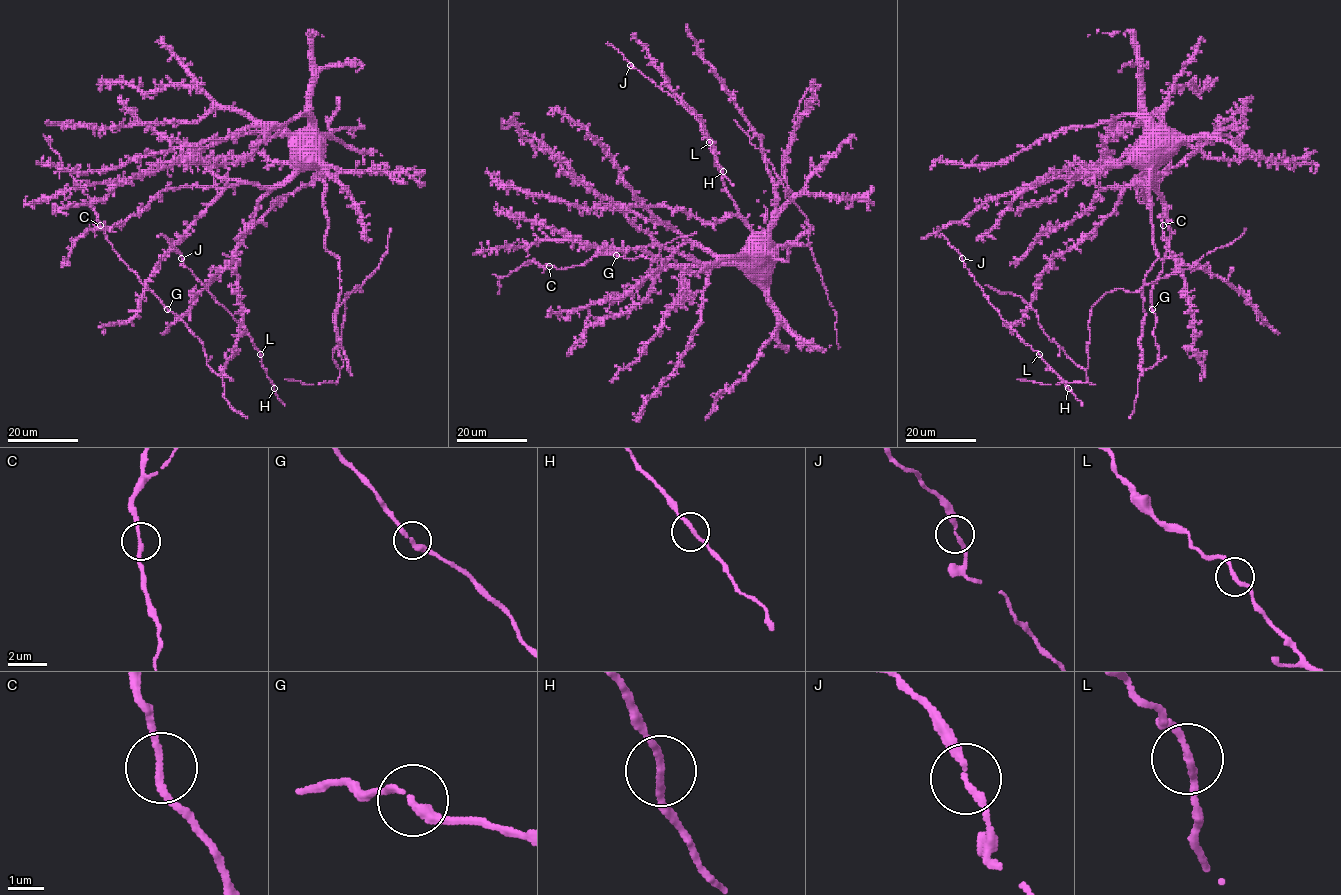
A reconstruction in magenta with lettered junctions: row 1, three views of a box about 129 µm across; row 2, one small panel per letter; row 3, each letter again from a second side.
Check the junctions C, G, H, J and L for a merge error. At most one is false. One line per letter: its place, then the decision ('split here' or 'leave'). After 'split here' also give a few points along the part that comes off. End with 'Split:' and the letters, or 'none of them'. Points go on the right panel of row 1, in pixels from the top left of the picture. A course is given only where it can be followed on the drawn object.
C: at (1163, 225); leave
G: at (1152, 309); leave
H: at (1068, 388); leave
J: at (962, 258); leave
L: at (1039, 354); leave
Split: none of them

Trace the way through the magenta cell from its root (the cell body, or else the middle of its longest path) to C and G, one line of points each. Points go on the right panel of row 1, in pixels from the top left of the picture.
C: (1139, 154), (1158, 140), (1159, 126), (1143, 143), (1146, 167), (1137, 183), (1158, 186), (1163, 200), (1163, 225)
G: (1139, 154), (1158, 140), (1159, 126), (1143, 143), (1137, 180), (1158, 186), (1164, 207), (1166, 255), (1152, 309)

